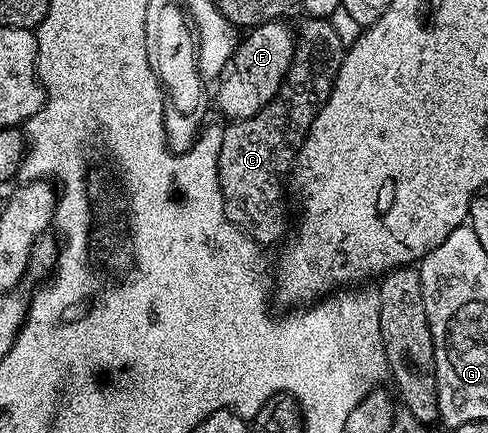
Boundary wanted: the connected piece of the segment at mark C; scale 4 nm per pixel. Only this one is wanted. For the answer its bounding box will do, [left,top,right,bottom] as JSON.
[218,17,344,245]

